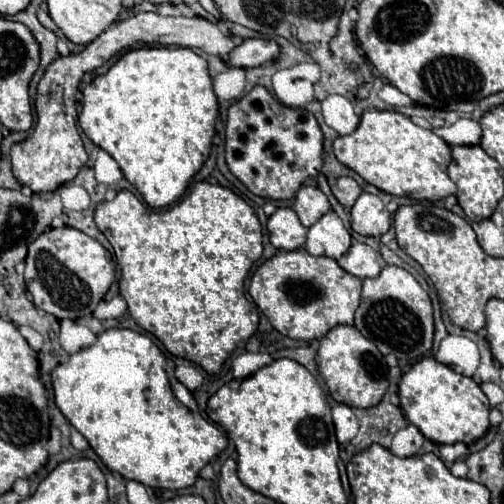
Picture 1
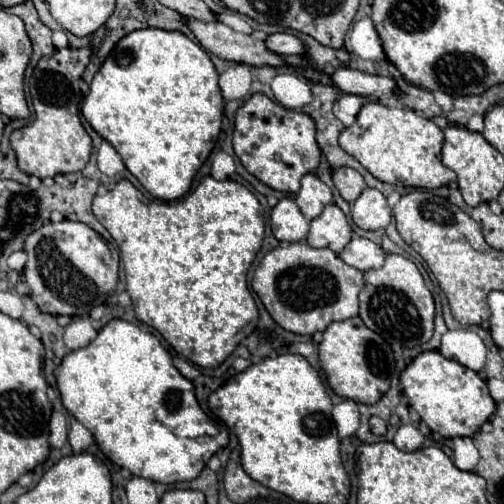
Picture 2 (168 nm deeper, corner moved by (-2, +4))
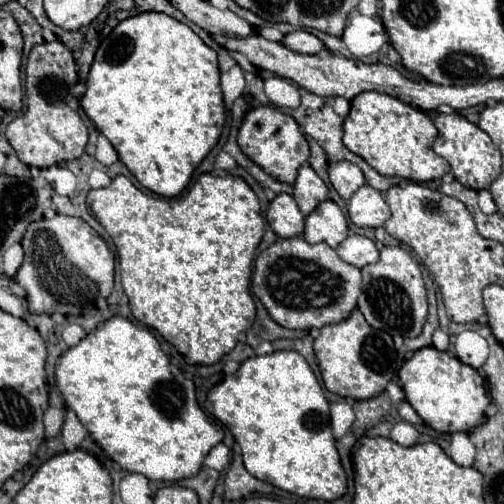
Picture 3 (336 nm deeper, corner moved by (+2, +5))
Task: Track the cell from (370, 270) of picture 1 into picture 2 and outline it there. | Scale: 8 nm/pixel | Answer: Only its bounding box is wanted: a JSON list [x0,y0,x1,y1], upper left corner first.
[340,238,386,272]

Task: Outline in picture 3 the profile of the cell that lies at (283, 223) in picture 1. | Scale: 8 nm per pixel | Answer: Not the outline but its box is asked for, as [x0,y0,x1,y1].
[266,193,304,239]

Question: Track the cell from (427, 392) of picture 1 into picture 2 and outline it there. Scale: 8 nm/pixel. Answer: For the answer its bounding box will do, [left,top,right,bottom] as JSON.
[400,350,496,438]

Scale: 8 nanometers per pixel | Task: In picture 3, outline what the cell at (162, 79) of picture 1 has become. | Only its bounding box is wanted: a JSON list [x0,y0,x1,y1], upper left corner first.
[82,11,226,197]

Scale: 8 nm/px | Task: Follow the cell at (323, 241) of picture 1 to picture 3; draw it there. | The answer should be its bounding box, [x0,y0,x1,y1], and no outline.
[304,199,348,249]

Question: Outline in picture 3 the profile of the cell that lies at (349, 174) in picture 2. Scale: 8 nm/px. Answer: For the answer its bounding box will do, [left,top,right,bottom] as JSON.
[328,161,366,199]

